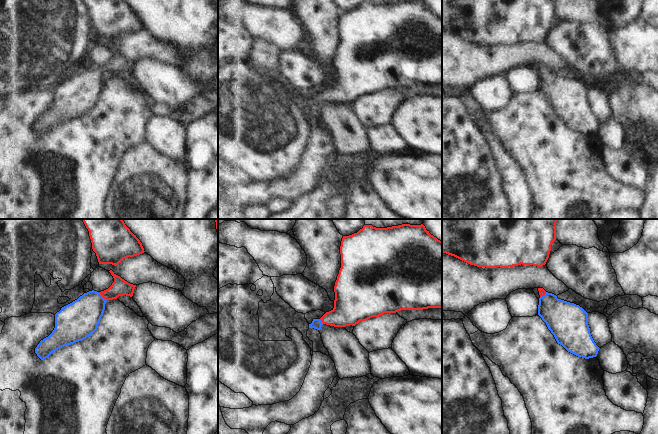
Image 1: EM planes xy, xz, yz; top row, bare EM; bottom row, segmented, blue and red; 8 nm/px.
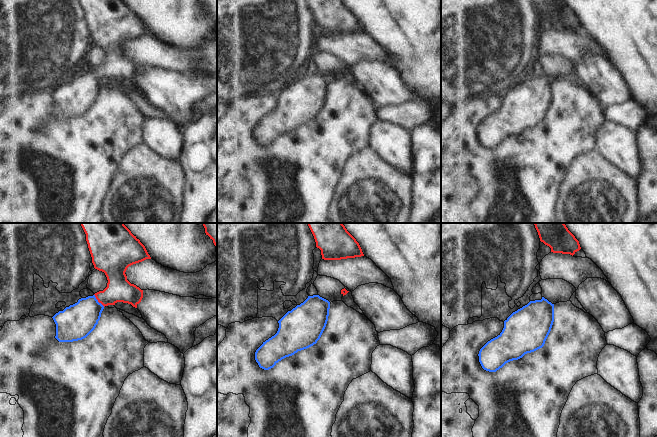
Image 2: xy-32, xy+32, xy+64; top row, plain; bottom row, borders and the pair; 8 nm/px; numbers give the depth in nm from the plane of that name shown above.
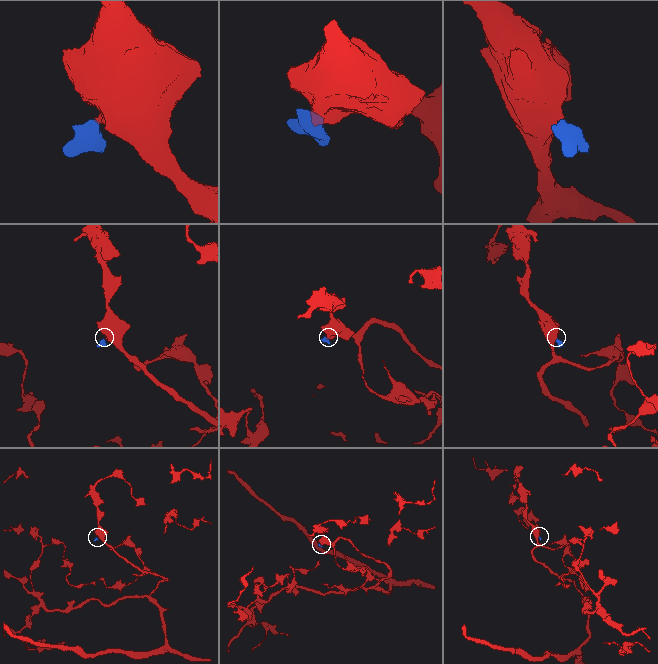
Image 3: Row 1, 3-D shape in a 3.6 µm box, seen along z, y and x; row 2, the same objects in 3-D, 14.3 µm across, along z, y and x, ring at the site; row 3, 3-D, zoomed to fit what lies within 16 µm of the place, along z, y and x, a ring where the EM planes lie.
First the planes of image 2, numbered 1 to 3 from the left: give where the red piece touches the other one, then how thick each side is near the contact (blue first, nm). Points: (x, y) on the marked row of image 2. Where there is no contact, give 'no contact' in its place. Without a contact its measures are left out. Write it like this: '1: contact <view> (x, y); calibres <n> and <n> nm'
1: contact xy-32 (97, 301); calibres 280 and 200 nm
2: no contact
3: no contact

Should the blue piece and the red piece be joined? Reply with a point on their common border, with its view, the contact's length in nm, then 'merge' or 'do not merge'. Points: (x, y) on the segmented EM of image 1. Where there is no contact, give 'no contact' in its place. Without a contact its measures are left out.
xy (102, 297) | 100 nm | merge

